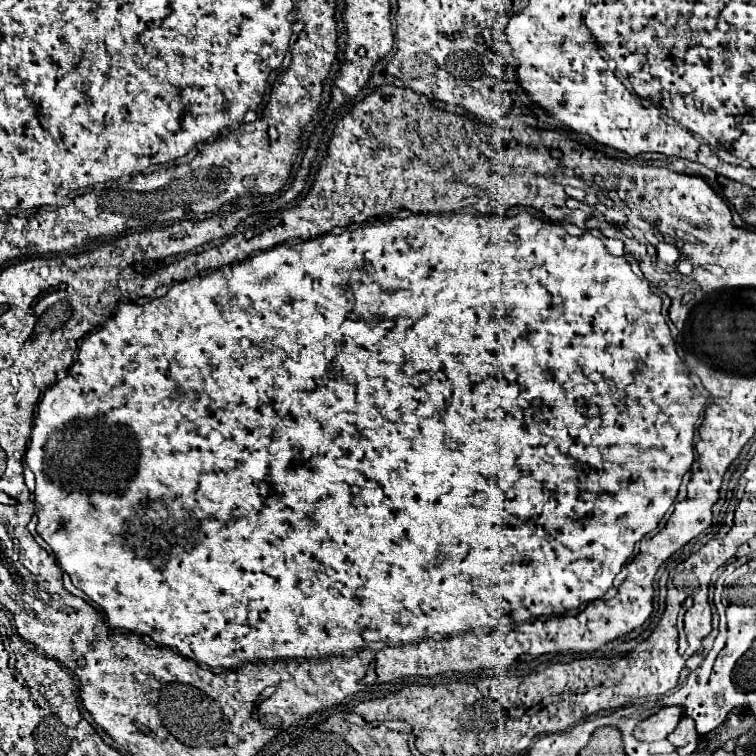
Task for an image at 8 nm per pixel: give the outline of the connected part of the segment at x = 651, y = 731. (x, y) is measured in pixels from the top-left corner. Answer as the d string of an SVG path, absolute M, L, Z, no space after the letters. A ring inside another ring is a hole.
M680 705L662 707L658 713L654 713L648 719L644 719L642 723L638 723L638 727L634 729L634 737L638 741L666 739L676 729L676 725L680 723L682 715L684 715L684 707L680 707Z

